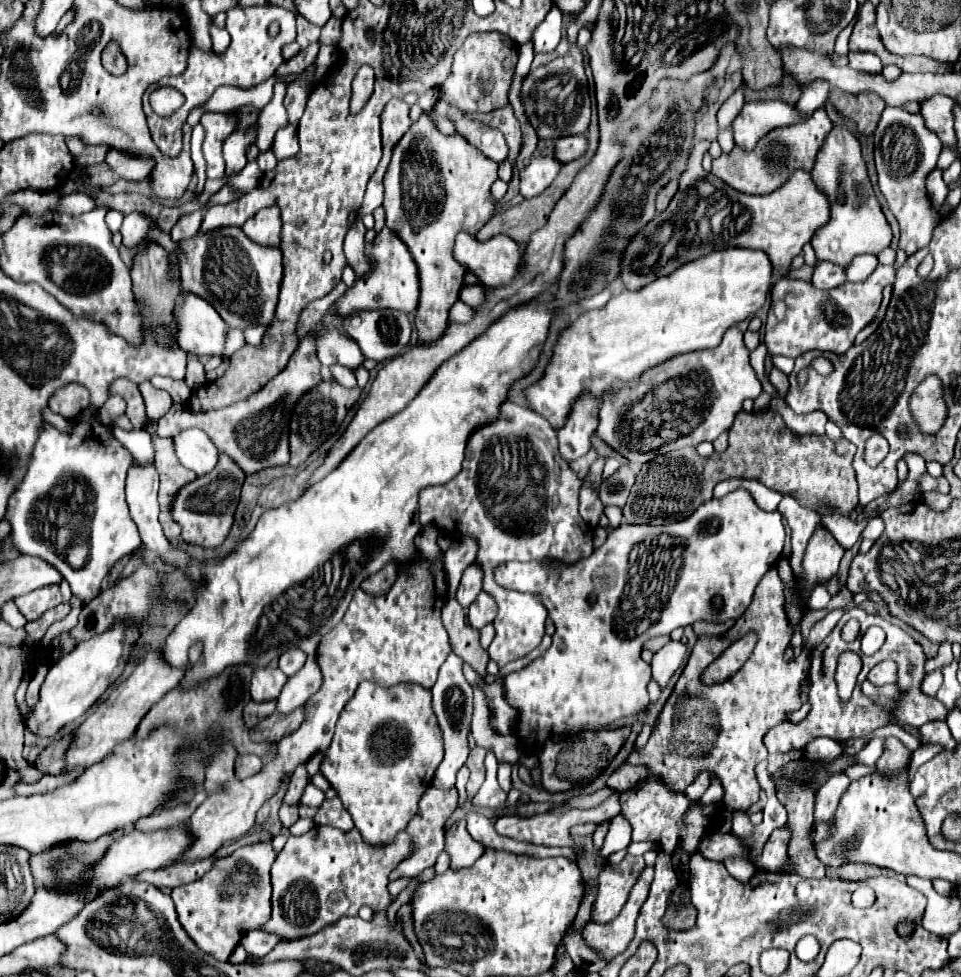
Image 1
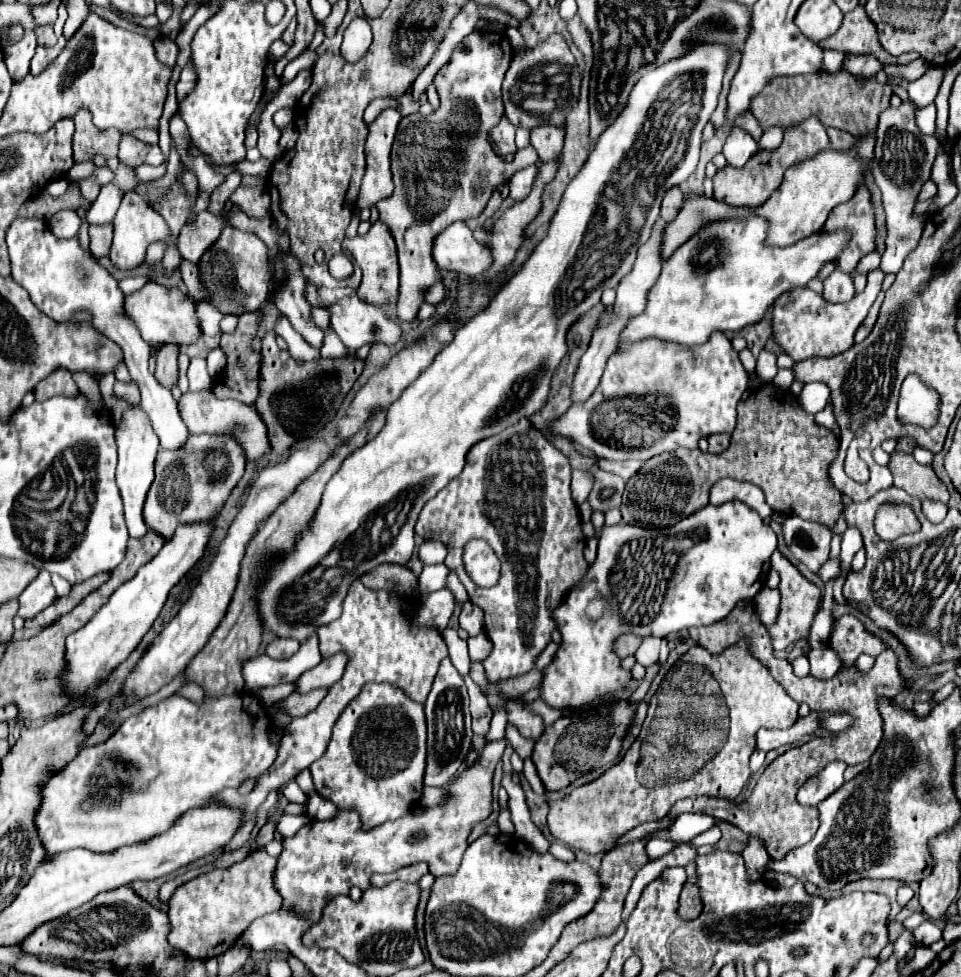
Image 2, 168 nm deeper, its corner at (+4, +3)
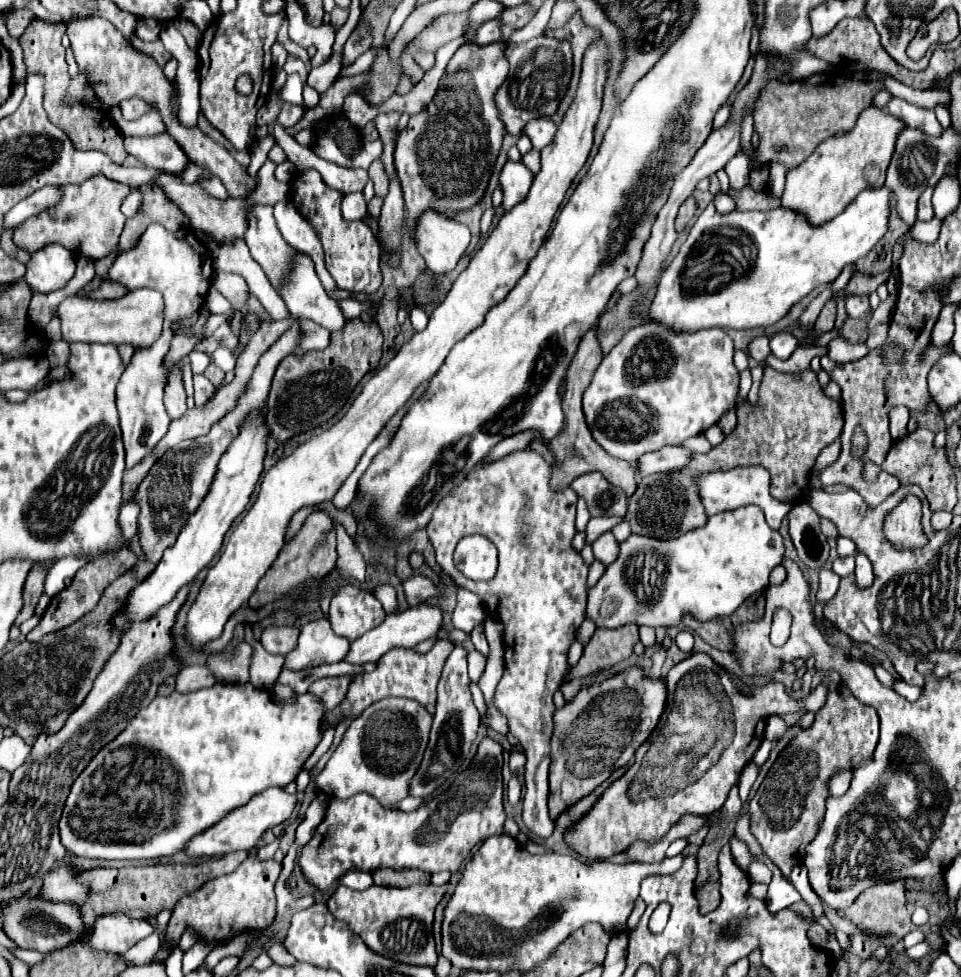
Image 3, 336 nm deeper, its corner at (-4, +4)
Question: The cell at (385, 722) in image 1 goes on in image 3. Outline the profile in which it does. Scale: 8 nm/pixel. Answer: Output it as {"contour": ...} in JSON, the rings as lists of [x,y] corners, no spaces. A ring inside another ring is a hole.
{"contour":[[[385,698],[373,702],[345,730],[341,744],[315,776],[317,788],[329,798],[347,800],[357,792],[373,794],[383,808],[395,808],[397,802],[409,796],[409,780],[413,780],[431,730],[431,714],[405,698]]]}

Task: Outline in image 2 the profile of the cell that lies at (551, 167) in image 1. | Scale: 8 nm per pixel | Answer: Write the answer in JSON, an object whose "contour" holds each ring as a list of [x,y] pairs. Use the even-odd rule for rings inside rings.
{"contour":[[[531,165],[531,167],[525,167],[517,173],[513,173],[513,177],[507,181],[509,185],[509,197],[513,201],[521,201],[529,195],[529,189],[533,185],[533,177],[537,175],[537,165]]]}

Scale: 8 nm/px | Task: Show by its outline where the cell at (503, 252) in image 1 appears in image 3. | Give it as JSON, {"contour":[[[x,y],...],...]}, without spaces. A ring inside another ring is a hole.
{"contour":[[[425,212],[417,224],[415,244],[425,258],[427,268],[435,274],[447,274],[465,254],[471,232],[465,224],[445,218],[437,212]]]}

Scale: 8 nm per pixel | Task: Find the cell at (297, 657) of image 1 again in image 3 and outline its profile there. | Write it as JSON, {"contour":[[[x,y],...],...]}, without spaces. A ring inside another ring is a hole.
{"contour":[[[269,626],[261,634],[261,642],[267,652],[285,656],[297,646],[297,636],[299,636],[299,628],[295,626]]]}

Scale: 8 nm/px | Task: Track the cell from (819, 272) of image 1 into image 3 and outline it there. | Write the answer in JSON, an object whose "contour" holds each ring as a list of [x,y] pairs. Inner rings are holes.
{"contour":[[[845,294],[845,308],[851,318],[863,318],[869,312],[869,302],[865,302],[861,296]]]}

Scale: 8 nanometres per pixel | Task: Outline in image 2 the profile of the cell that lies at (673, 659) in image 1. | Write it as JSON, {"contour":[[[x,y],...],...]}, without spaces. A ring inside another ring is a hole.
{"contour":[[[643,637],[641,645],[639,645],[637,653],[635,653],[637,663],[641,663],[643,667],[649,667],[649,665],[657,663],[659,647],[661,647],[661,639],[659,637]]]}

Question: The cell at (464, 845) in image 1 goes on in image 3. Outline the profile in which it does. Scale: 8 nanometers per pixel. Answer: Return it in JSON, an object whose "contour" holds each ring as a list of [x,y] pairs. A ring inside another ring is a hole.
{"contour":[[[485,738],[479,744],[479,750],[471,762],[471,766],[461,772],[449,790],[443,794],[437,794],[429,800],[425,800],[415,812],[399,812],[383,808],[375,796],[371,794],[355,794],[349,800],[337,800],[333,798],[323,822],[315,828],[313,838],[303,846],[299,856],[299,866],[303,870],[303,876],[309,884],[315,888],[329,890],[331,886],[339,884],[339,880],[351,872],[351,870],[379,870],[379,868],[393,868],[393,870],[407,870],[417,868],[429,874],[435,872],[451,872],[455,874],[465,856],[471,852],[471,848],[477,842],[483,842],[485,838],[493,834],[503,834],[505,824],[505,810],[503,810],[503,780],[501,780],[501,766],[503,766],[503,748],[491,738]]]}

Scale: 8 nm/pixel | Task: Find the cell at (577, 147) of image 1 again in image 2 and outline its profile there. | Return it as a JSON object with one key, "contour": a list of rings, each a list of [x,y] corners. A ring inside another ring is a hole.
{"contour":[[[539,125],[531,129],[531,145],[541,161],[551,161],[563,149],[565,129],[555,125]]]}

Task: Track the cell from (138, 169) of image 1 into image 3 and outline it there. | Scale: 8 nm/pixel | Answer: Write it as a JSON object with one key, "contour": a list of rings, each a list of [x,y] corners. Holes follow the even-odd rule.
{"contour":[[[169,134],[151,138],[125,138],[127,154],[139,158],[145,166],[161,168],[165,172],[179,172],[187,164],[187,156],[181,146]]]}

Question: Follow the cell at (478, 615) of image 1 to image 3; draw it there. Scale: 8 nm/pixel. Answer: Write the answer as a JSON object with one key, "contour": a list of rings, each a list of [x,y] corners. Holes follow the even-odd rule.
{"contour":[[[481,622],[481,624],[477,624],[477,626],[473,628],[473,632],[471,632],[471,642],[473,642],[473,646],[475,646],[479,652],[483,652],[485,656],[489,654],[489,644],[487,644],[487,638],[485,638],[485,622]]]}

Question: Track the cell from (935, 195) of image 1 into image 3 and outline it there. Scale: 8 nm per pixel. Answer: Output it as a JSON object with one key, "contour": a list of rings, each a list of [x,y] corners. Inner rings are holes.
{"contour":[[[933,188],[925,190],[919,198],[919,214],[917,214],[917,220],[929,220],[933,218],[933,206],[931,206],[931,194],[933,194]]]}

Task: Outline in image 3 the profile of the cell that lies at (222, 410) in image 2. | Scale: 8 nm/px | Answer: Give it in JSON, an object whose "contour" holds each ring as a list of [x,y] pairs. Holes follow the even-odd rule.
{"contour":[[[195,376],[193,384],[195,384],[195,406],[201,408],[211,400],[211,396],[215,392],[215,386],[205,376]]]}

